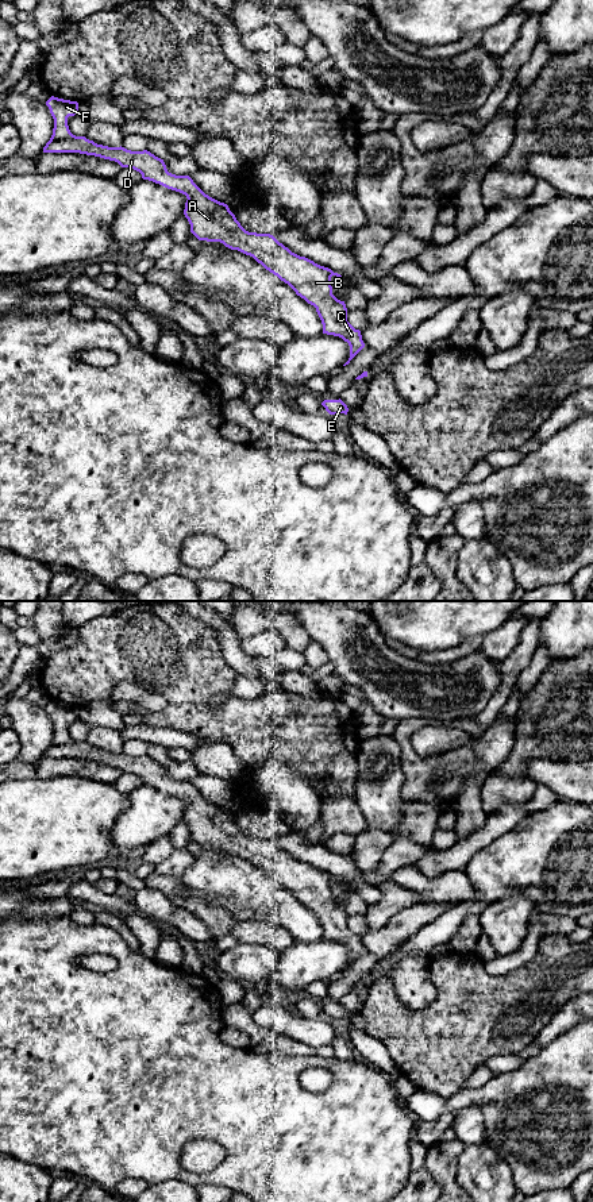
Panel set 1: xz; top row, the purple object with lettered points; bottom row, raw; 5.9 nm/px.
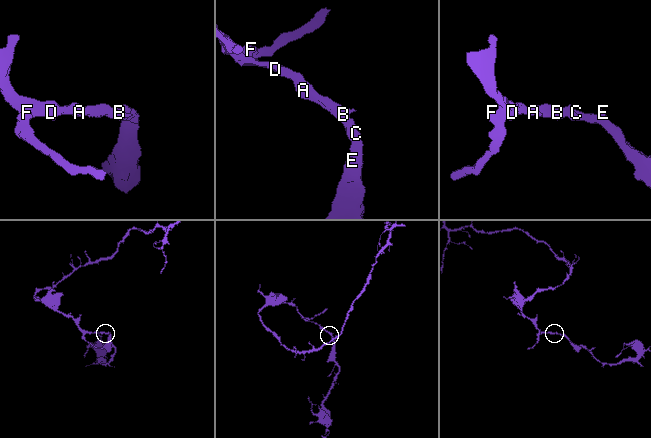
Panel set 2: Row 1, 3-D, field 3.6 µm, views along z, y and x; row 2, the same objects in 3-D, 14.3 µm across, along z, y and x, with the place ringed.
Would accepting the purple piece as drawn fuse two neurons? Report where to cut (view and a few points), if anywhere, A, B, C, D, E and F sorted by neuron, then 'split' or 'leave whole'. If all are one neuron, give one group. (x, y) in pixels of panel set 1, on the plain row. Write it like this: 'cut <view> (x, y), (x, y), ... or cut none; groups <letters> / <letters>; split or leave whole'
cut none; groups A B C D E F; leave whole

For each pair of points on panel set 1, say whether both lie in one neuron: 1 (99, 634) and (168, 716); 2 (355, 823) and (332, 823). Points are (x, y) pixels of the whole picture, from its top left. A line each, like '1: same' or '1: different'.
1: same
2: same

